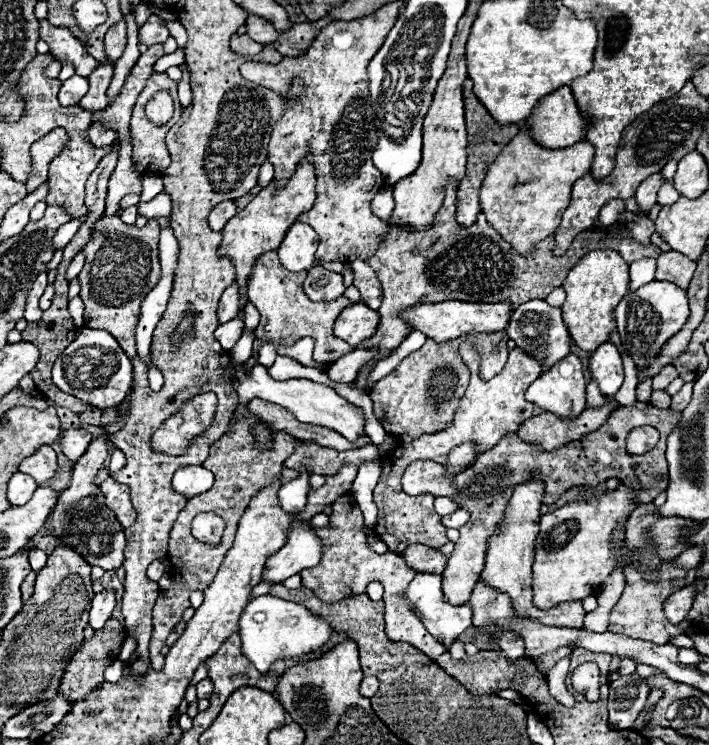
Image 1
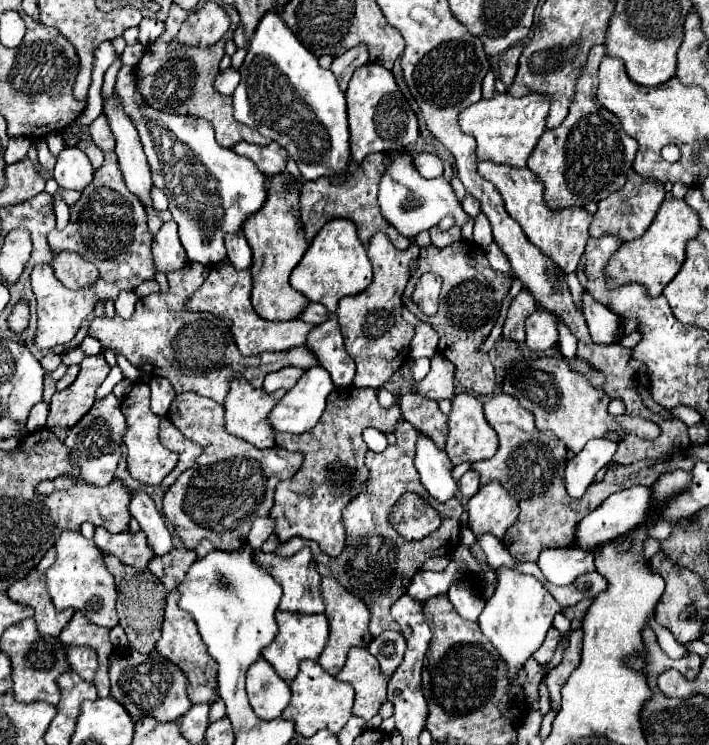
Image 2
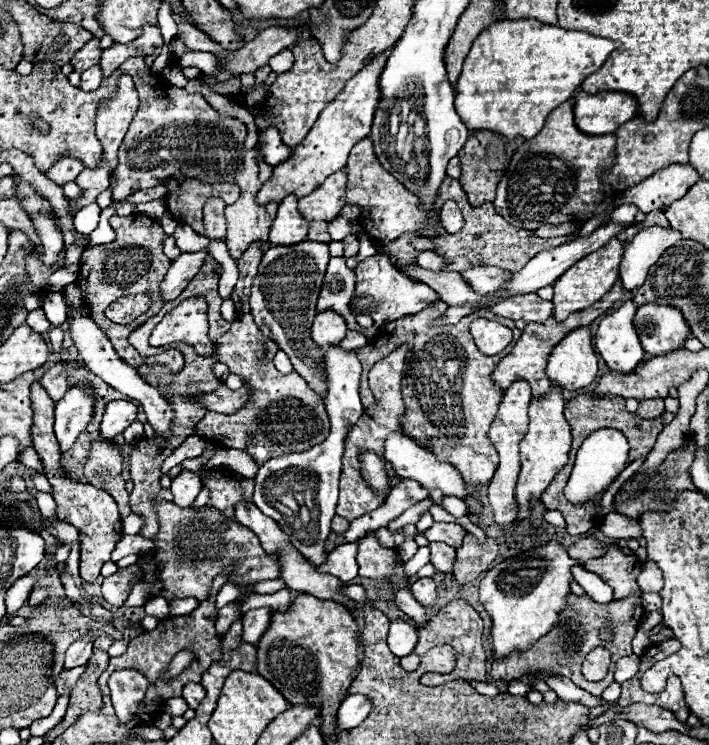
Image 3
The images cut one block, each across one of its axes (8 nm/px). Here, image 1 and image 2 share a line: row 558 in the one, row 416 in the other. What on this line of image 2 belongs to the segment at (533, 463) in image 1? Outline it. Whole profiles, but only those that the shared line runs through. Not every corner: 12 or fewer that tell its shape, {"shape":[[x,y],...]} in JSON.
{"shape":[[456,394],[448,414],[452,464],[494,456],[498,436],[482,402]]}

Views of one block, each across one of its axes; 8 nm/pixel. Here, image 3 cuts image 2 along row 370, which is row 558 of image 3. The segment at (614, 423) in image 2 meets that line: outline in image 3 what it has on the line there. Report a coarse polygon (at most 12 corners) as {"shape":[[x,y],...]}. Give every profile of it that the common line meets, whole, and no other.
{"shape":[[558,540],[488,570],[494,660],[530,648],[568,608]]}

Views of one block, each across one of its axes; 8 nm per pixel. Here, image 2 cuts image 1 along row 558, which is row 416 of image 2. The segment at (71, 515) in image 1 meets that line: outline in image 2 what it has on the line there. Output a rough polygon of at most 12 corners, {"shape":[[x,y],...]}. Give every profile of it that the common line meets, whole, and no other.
{"shape":[[108,394],[68,430],[80,476],[114,480],[126,420]]}

